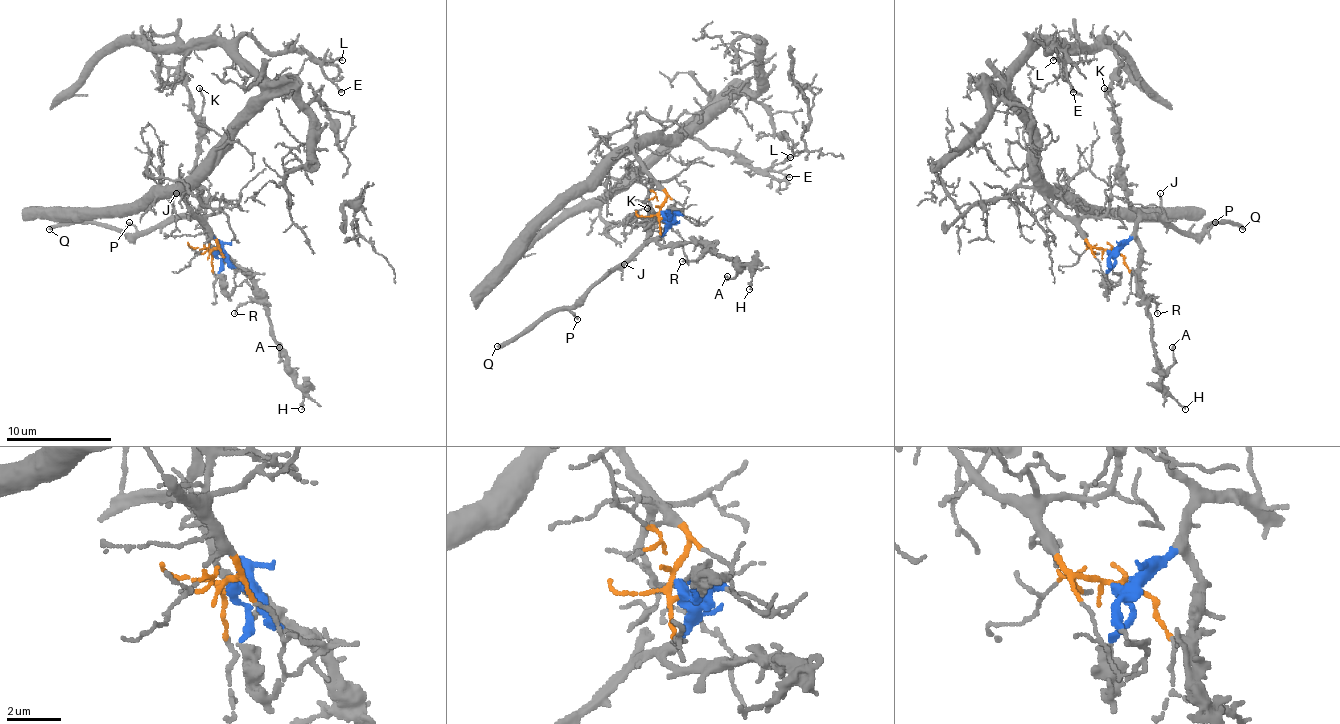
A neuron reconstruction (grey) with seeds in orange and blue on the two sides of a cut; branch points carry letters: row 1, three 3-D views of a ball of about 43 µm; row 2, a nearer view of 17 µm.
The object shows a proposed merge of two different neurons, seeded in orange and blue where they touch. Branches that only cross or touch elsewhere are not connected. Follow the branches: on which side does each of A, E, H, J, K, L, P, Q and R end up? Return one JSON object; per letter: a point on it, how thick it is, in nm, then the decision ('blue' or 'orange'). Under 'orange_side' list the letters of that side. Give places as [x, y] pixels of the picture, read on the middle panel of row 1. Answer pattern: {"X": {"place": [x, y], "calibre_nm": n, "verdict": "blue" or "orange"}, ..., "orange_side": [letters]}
{"A": {"place": [727, 276], "calibre_nm": 150, "verdict": "blue"}, "E": {"place": [789, 177], "calibre_nm": 130, "verdict": "orange"}, "H": {"place": [749, 289], "calibre_nm": 140, "verdict": "blue"}, "J": {"place": [624, 264], "calibre_nm": 130, "verdict": "blue"}, "K": {"place": [647, 208], "calibre_nm": 180, "verdict": "blue"}, "L": {"place": [790, 157], "calibre_nm": 170, "verdict": "orange"}, "P": {"place": [577, 319], "calibre_nm": 150, "verdict": "blue"}, "Q": {"place": [497, 346], "calibre_nm": 280, "verdict": "blue"}, "R": {"place": [682, 261], "calibre_nm": 120, "verdict": "blue"}, "orange_side": ["E", "L"]}

